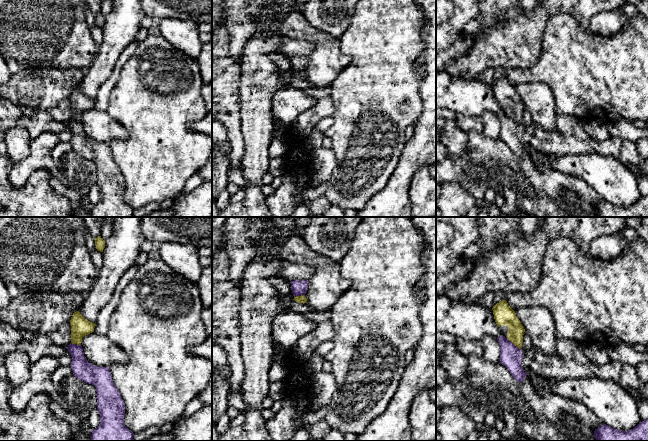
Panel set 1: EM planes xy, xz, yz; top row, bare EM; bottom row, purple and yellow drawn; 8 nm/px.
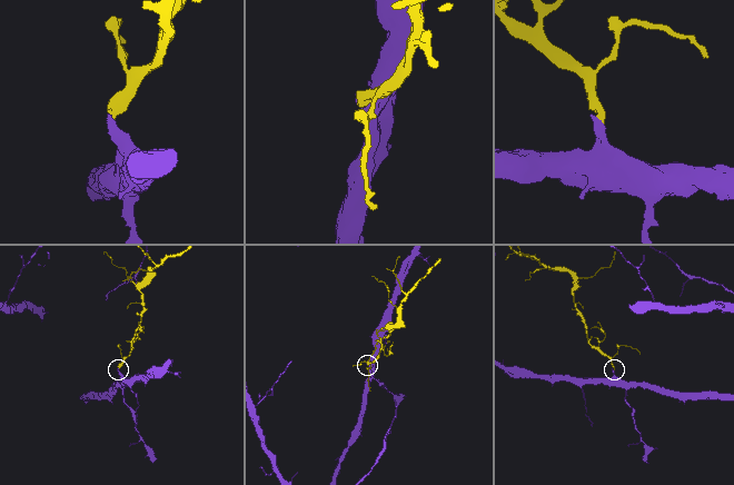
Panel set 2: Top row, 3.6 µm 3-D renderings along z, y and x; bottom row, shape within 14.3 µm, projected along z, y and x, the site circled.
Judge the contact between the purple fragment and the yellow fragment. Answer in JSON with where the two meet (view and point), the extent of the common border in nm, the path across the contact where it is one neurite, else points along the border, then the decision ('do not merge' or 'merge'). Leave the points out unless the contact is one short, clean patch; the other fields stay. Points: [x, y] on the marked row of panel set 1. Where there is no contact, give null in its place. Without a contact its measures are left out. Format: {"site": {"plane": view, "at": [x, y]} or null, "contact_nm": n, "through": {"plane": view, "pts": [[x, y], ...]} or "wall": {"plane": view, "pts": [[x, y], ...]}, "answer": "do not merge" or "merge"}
{"site": {"plane": "yz", "at": [512, 343]}, "contact_nm": 160, "through": {"plane": "yz", "pts": [[510, 355], [512, 343], [512, 323], [503, 314]]}, "answer": "merge"}

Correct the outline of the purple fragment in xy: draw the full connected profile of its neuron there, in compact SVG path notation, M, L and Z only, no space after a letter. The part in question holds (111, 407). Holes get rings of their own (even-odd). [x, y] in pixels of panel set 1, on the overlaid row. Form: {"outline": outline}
{"outline": "M79 311L71 320L71 343L67 349L72 357L73 375L92 384L97 391L100 424L92 431L91 441L134 441L134 433L124 425L125 404L114 385L109 367L97 367L87 361L81 346L82 338L94 332L95 323L85 319Z"}

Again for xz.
{"outline": "M294 280L291 281L291 289L294 296L294 300L299 303L307 303L307 299L305 297L307 288L308 288L308 281L300 281Z"}

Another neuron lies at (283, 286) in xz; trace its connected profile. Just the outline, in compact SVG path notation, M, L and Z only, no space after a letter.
M269 277L267 279L279 293L279 303L288 310L290 304L294 301L294 296L291 289L291 283L282 277Z

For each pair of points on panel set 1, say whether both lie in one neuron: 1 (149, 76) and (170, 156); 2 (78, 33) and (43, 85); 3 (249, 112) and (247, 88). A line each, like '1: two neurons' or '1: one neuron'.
1: one neuron
2: two neurons
3: one neuron

